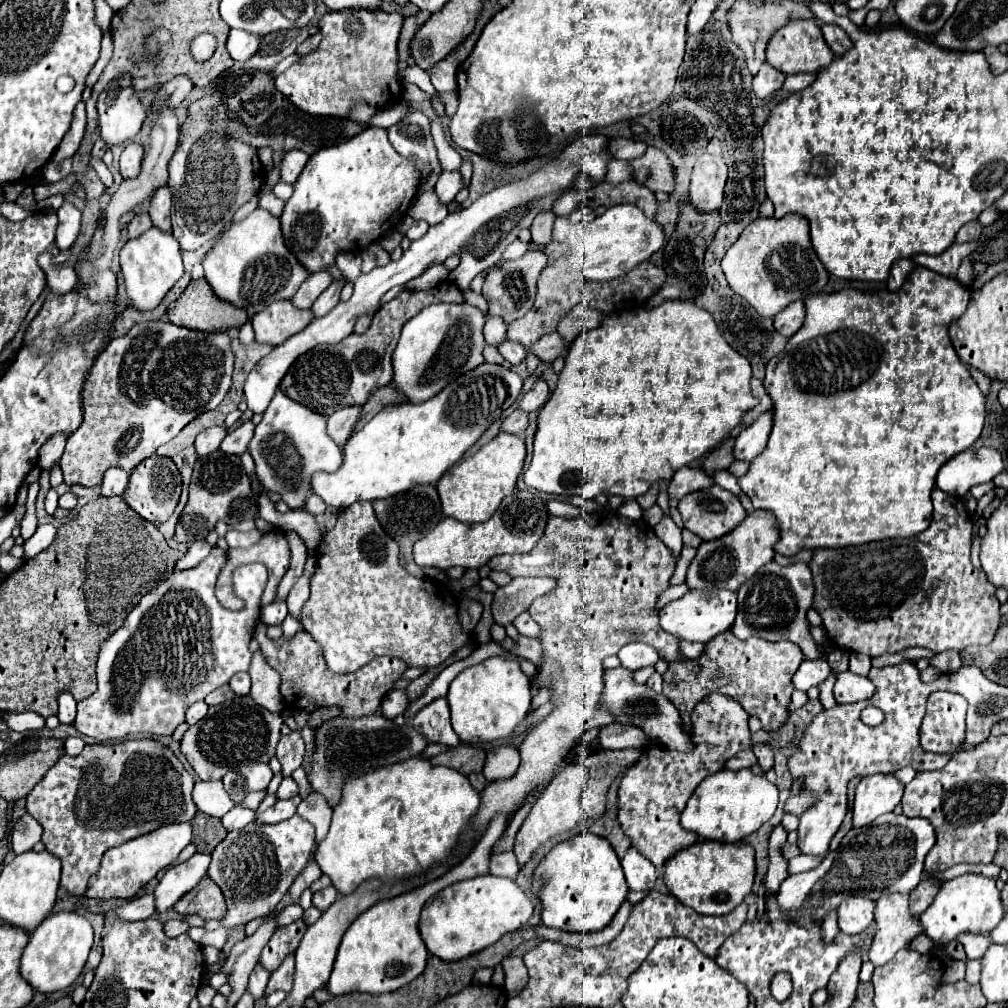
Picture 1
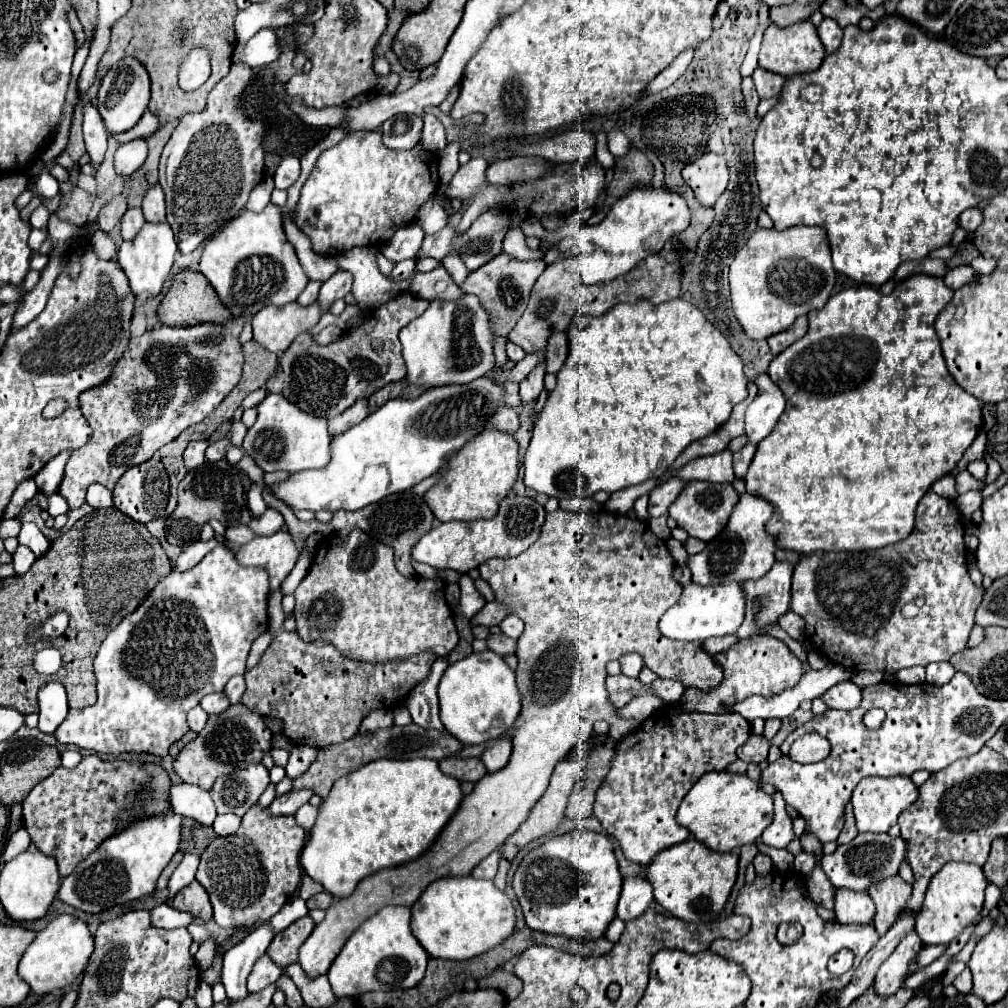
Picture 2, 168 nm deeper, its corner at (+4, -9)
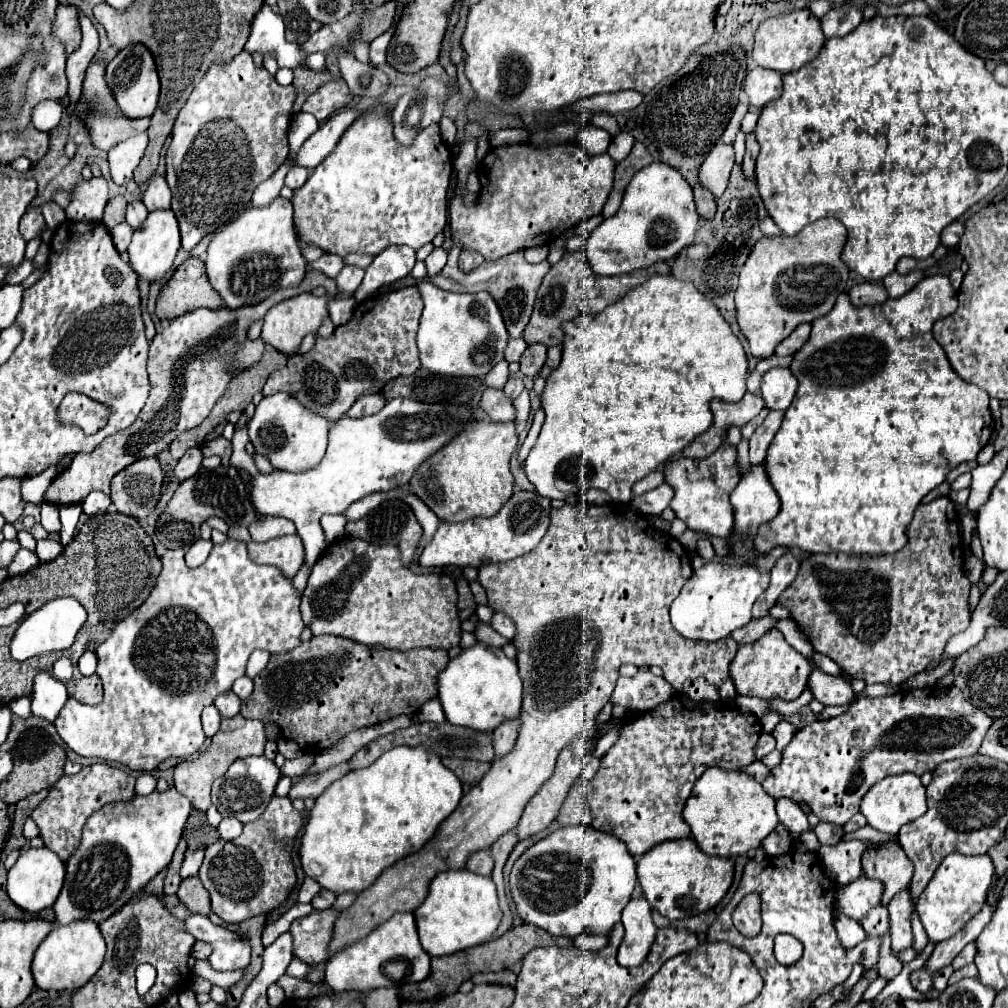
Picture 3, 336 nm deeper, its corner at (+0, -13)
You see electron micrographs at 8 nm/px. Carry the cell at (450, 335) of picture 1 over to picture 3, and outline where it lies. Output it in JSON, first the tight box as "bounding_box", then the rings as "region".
{"bounding_box":[418,281,508,377],"region":[[[428,281],[418,283],[418,291],[424,299],[424,313],[420,317],[418,327],[418,351],[422,367],[440,375],[456,375],[456,377],[482,377],[496,363],[504,359],[504,347],[508,341],[508,331],[504,327],[502,313],[488,291],[478,293],[450,293]]]}

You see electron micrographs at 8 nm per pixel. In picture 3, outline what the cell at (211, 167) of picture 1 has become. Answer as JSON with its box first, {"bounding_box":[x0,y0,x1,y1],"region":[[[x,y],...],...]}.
{"bounding_box":[166,51,296,251],"region":[[[242,51],[230,63],[214,63],[204,79],[194,87],[190,99],[180,109],[172,141],[166,151],[166,179],[172,189],[172,211],[180,223],[182,247],[190,251],[198,241],[216,231],[220,225],[236,219],[248,205],[252,191],[258,183],[266,181],[286,159],[288,155],[288,127],[292,121],[292,105],[296,101],[294,85],[282,87],[276,79],[264,69],[256,67],[252,55]]]}

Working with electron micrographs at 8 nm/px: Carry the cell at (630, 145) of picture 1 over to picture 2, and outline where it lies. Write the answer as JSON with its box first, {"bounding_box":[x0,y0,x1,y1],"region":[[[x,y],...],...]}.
{"bounding_box":[608,131,630,159],"region":[[[620,131],[608,133],[608,151],[612,151],[612,155],[616,159],[628,155],[630,153],[630,141],[628,141],[628,137],[624,133],[620,133]]]}

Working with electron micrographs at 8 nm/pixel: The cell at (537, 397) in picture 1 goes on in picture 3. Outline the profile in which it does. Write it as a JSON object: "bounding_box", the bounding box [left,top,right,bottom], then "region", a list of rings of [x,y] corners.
{"bounding_box":[520,343,546,377],"region":[[[542,343],[528,345],[528,349],[520,357],[520,373],[526,377],[536,377],[538,371],[542,369],[544,361],[546,361],[546,345],[542,345]]]}

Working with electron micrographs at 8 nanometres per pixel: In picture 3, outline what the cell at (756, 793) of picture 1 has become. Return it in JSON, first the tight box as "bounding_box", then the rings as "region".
{"bounding_box":[684,767,778,857],"region":[[[712,767],[712,769],[706,769],[702,773],[702,777],[694,783],[692,795],[688,797],[686,807],[684,807],[684,819],[688,821],[688,825],[692,829],[694,841],[706,855],[736,857],[736,855],[748,853],[750,849],[760,847],[762,839],[774,831],[774,827],[778,825],[774,805],[776,805],[776,801],[762,789],[762,785],[756,779],[752,779],[750,775],[746,775],[744,771],[726,771],[720,767]]]}

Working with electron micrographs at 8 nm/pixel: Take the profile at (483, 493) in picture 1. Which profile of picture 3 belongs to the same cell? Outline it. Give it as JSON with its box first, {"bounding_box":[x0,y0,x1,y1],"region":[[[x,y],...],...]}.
{"bounding_box":[410,421,516,523],"region":[[[514,421],[466,423],[452,443],[446,443],[416,469],[416,475],[410,479],[410,489],[442,521],[458,523],[472,517],[492,517],[512,495],[514,477],[510,473],[510,457],[516,447]]]}

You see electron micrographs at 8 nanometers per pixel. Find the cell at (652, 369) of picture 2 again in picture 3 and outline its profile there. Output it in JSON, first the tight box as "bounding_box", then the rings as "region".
{"bounding_box":[524,275,748,503],"region":[[[652,275],[646,283],[630,289],[622,299],[608,305],[604,311],[592,315],[592,313],[580,313],[572,321],[564,321],[564,343],[562,343],[562,361],[552,371],[552,375],[546,379],[546,387],[542,393],[542,409],[546,413],[546,421],[542,425],[542,431],[538,435],[536,445],[530,449],[530,455],[524,461],[524,471],[530,483],[536,487],[536,491],[542,497],[548,499],[566,499],[570,495],[584,495],[588,489],[604,489],[614,501],[628,503],[632,499],[632,485],[646,477],[648,473],[660,469],[664,461],[670,457],[676,457],[682,453],[688,441],[692,441],[696,435],[704,433],[712,425],[712,413],[710,413],[710,401],[712,399],[724,399],[728,403],[736,403],[746,393],[746,377],[748,377],[748,363],[746,353],[738,337],[732,333],[728,321],[722,317],[722,313],[712,305],[690,281],[680,281],[672,275]]]}

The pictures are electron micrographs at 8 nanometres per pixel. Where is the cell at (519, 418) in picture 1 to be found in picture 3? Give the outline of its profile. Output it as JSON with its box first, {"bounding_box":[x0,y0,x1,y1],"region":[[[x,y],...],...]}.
{"bounding_box":[480,387,514,421],"region":[[[486,387],[482,393],[480,407],[492,421],[514,421],[514,405],[512,401],[504,395],[502,389],[492,389]]]}

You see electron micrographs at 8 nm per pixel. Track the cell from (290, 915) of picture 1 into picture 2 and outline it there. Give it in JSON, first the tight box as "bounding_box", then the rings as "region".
{"bounding_box":[222,923,276,1001],"region":[[[270,923],[256,927],[246,939],[224,953],[222,965],[222,985],[230,1001],[242,1001],[248,997],[246,979],[252,971],[252,965],[266,953],[276,931]]]}

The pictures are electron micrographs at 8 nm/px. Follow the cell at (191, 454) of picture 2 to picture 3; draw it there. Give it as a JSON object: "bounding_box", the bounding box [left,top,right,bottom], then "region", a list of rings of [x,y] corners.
{"bounding_box":[174,447,202,481],"region":[[[192,447],[190,451],[184,453],[184,457],[176,463],[174,467],[174,477],[178,481],[184,481],[184,479],[190,479],[198,469],[200,469],[200,463],[202,463],[202,451],[198,447]]]}

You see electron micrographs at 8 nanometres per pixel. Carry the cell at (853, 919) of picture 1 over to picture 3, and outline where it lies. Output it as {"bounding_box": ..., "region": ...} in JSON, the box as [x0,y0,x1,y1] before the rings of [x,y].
{"bounding_box":[836,873,884,921],"region":[[[862,873],[856,881],[846,885],[836,895],[836,909],[856,921],[866,917],[870,909],[874,909],[884,893],[884,885],[878,879],[870,879]]]}

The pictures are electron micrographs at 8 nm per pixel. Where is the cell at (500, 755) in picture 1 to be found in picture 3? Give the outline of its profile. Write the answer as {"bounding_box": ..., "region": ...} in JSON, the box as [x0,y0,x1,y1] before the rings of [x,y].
{"bounding_box":[494,717,520,757],"region":[[[520,717],[516,719],[506,719],[504,723],[500,723],[500,727],[494,729],[494,749],[496,749],[496,757],[504,757],[510,747],[516,743],[518,739],[518,731],[520,731]]]}

